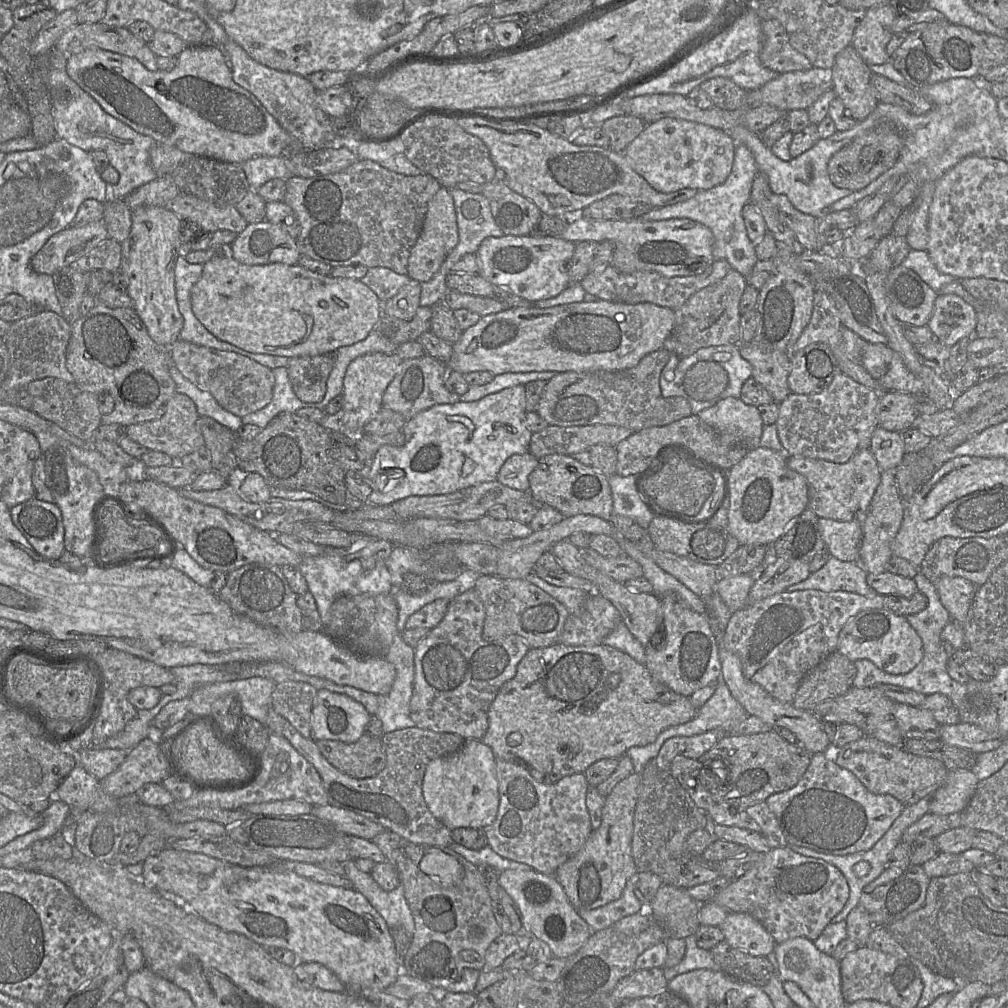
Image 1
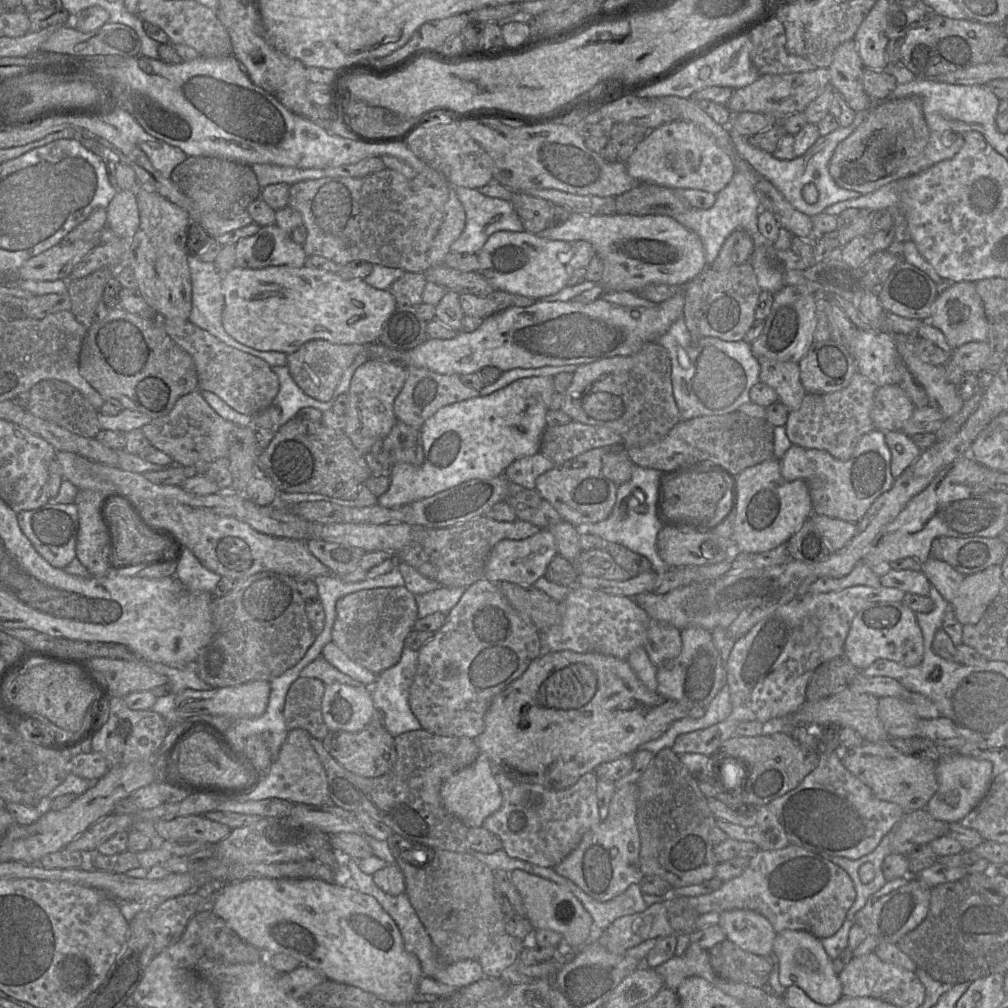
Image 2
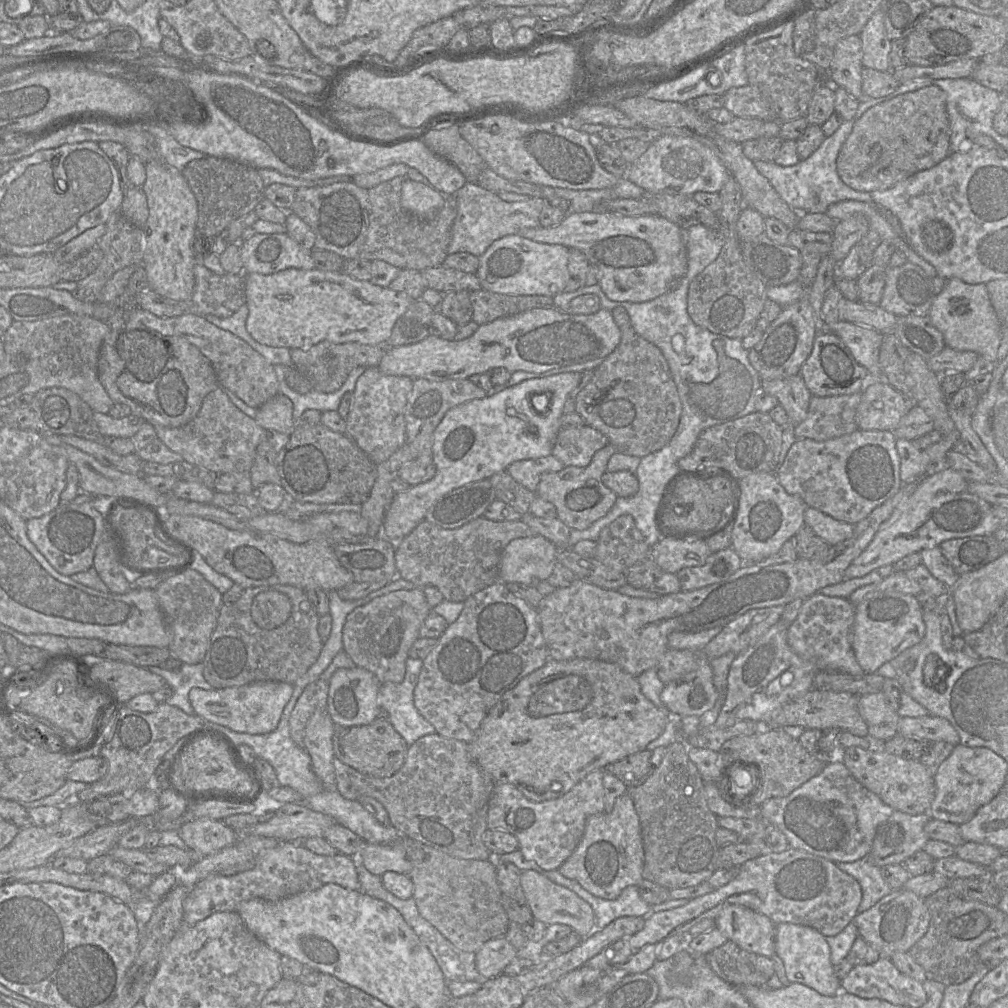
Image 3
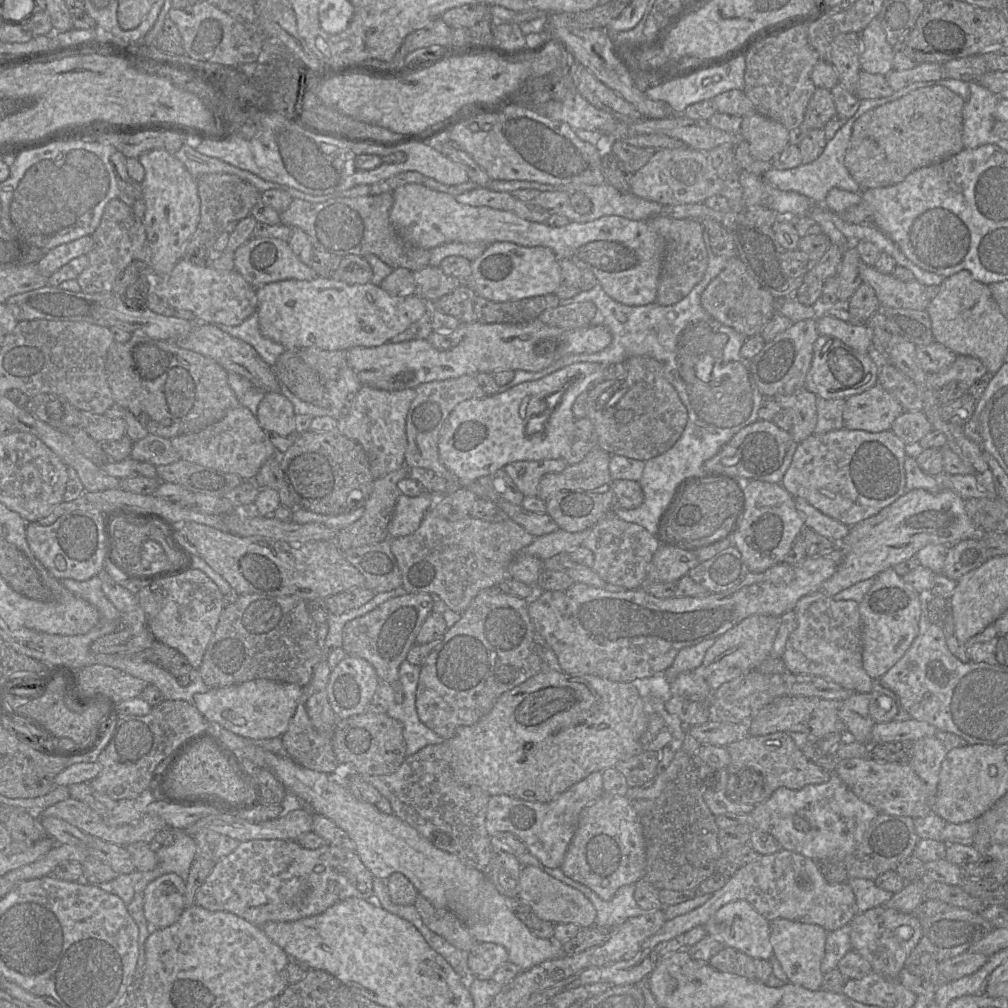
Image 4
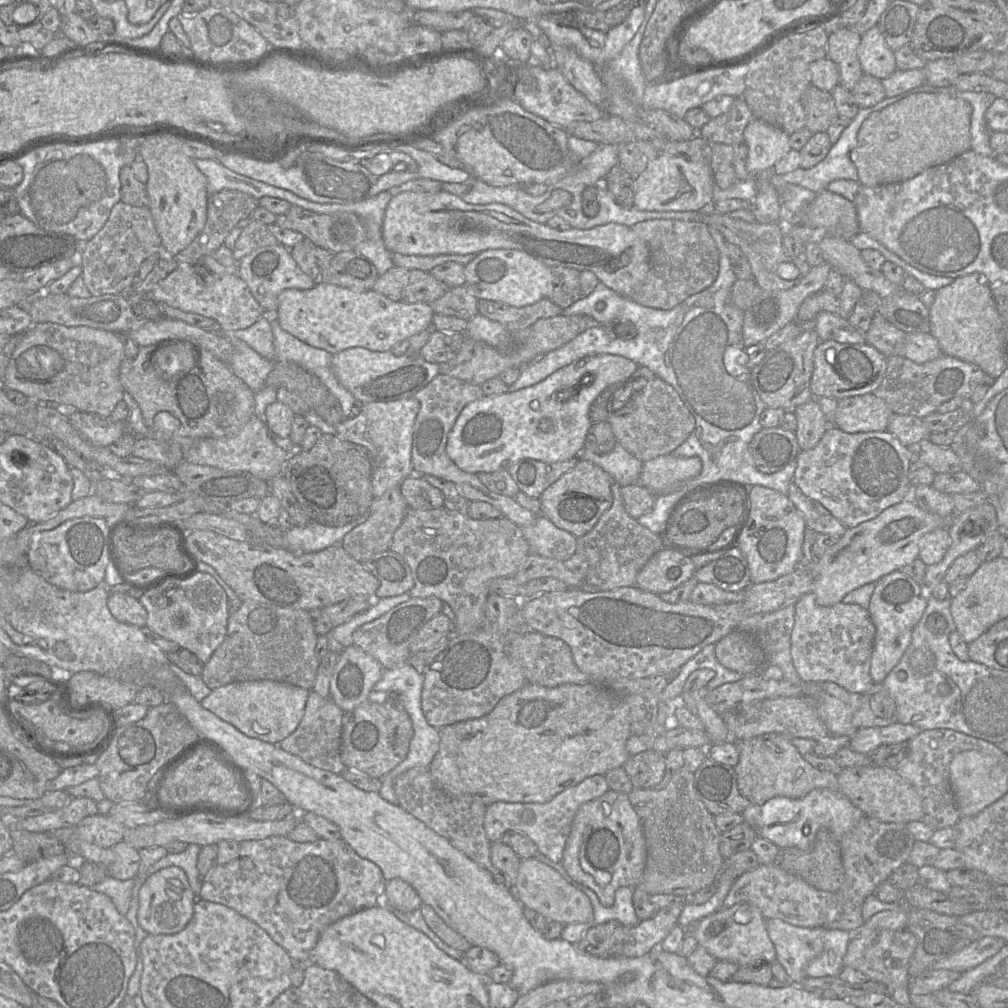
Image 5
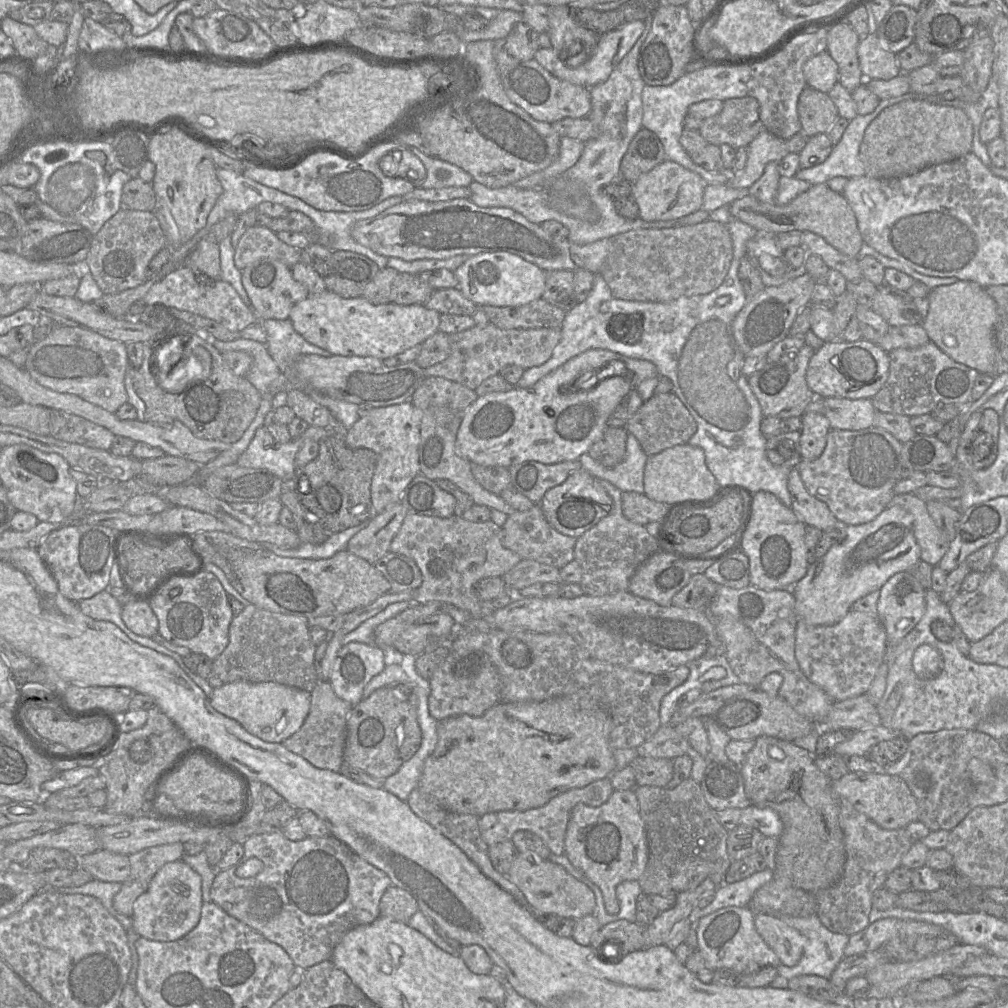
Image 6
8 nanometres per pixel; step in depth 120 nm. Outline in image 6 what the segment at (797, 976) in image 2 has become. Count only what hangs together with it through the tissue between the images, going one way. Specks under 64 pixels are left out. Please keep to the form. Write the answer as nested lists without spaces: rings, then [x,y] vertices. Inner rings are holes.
[[[755,914],[758,934],[773,950],[780,963],[793,967],[800,961],[805,946],[804,936],[777,916]]]

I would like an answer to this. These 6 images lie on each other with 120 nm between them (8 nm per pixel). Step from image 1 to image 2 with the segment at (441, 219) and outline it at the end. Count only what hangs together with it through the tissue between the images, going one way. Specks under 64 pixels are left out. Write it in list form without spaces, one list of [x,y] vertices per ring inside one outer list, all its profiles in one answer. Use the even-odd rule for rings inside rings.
[[[451,186],[449,198],[444,206],[443,223],[428,250],[430,267],[444,264],[445,257],[450,252],[450,246],[464,230],[465,222],[465,210]]]

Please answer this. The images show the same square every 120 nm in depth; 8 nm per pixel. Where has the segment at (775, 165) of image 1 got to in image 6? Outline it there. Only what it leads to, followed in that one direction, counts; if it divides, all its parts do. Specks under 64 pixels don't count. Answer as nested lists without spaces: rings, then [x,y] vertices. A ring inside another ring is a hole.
[[[908,92],[905,94],[905,96],[902,95],[899,97],[880,100],[879,105],[872,113],[866,115],[857,115],[855,118],[849,121],[849,124],[845,129],[840,141],[833,146],[830,155],[823,163],[808,169],[799,169],[795,177],[807,181],[812,185],[816,185],[821,183],[826,184],[828,180],[839,176],[846,177],[846,178],[864,176],[865,170],[861,160],[859,159],[859,150],[860,150],[860,145],[863,140],[865,130],[868,127],[868,125],[877,117],[877,115],[883,109],[891,105],[894,105],[898,102],[905,101],[905,100],[923,100],[923,98],[925,97],[933,97],[939,100],[943,100],[940,99],[937,95],[922,95],[913,92]]]

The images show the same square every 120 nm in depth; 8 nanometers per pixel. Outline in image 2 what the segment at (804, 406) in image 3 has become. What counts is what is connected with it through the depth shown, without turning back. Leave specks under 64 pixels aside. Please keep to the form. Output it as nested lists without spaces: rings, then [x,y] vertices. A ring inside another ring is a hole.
[[[758,358],[759,381],[772,388],[787,410],[795,411],[807,394],[800,381],[798,363]]]

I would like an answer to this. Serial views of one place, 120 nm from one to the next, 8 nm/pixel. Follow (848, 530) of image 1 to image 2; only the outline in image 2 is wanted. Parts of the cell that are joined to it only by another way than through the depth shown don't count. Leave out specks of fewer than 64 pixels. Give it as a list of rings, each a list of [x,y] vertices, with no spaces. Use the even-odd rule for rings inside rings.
[[[814,513],[809,518],[833,552],[847,545],[856,531],[856,523]]]

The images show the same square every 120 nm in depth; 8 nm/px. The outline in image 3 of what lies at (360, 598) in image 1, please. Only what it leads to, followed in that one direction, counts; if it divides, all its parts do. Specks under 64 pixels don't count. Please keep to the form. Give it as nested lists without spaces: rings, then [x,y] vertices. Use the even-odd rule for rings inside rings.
[[[421,588],[399,590],[377,597],[355,608],[346,617],[342,632],[343,650],[358,667],[372,672],[381,684],[400,683],[406,672],[406,660],[420,628],[431,612]]]

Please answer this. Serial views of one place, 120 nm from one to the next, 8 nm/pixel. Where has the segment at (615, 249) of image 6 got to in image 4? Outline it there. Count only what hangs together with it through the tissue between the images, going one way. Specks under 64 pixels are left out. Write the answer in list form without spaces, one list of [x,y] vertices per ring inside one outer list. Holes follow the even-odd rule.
[[[654,216],[646,222],[649,228],[658,233],[665,242],[656,303],[670,306],[686,297],[704,277],[708,265],[708,255],[703,239],[704,227],[693,219],[674,219],[664,216]]]

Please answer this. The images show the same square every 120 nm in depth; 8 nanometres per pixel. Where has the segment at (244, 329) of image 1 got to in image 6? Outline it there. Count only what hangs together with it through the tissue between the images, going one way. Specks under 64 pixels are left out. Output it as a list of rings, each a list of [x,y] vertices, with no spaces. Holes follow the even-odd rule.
[[[325,290],[296,303],[289,315],[293,328],[331,355],[373,356],[381,360],[422,344],[439,330],[440,313],[424,304],[373,304],[364,297],[343,298]]]

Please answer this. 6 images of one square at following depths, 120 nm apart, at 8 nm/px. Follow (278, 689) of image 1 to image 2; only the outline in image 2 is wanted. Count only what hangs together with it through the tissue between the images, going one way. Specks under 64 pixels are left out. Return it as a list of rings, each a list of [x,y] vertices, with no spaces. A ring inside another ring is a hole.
[[[298,677],[289,687],[283,717],[288,730],[306,730],[312,738],[323,740],[330,732],[324,723],[321,702],[325,684],[315,678]]]

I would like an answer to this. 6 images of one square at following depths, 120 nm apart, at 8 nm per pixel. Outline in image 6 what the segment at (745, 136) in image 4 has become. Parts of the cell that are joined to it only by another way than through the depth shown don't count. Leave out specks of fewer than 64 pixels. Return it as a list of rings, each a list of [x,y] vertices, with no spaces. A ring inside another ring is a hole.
[[[768,130],[761,131],[747,146],[748,158],[745,167],[730,174],[729,185],[734,188],[748,190],[763,174],[769,162],[781,161],[789,152],[786,140]]]

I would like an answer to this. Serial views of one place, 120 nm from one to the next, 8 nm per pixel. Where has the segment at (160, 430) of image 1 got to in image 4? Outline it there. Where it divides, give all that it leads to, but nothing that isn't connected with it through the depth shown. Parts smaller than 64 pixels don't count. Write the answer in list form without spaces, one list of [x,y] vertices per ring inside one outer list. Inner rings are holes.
[[[244,406],[231,409],[220,421],[205,429],[170,439],[182,460],[224,473],[236,474],[243,480],[254,480],[262,465],[277,452],[268,433],[259,425],[254,414]]]

